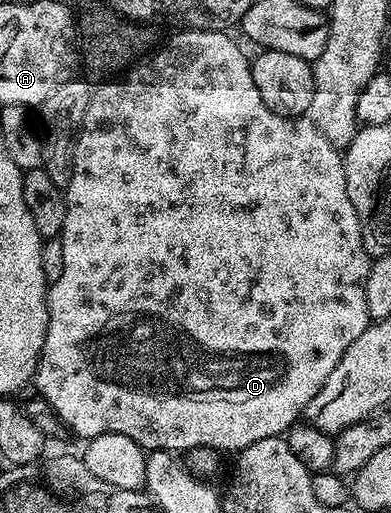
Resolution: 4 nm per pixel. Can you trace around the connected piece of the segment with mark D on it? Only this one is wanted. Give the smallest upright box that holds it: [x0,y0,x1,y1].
[33,28,372,452]

